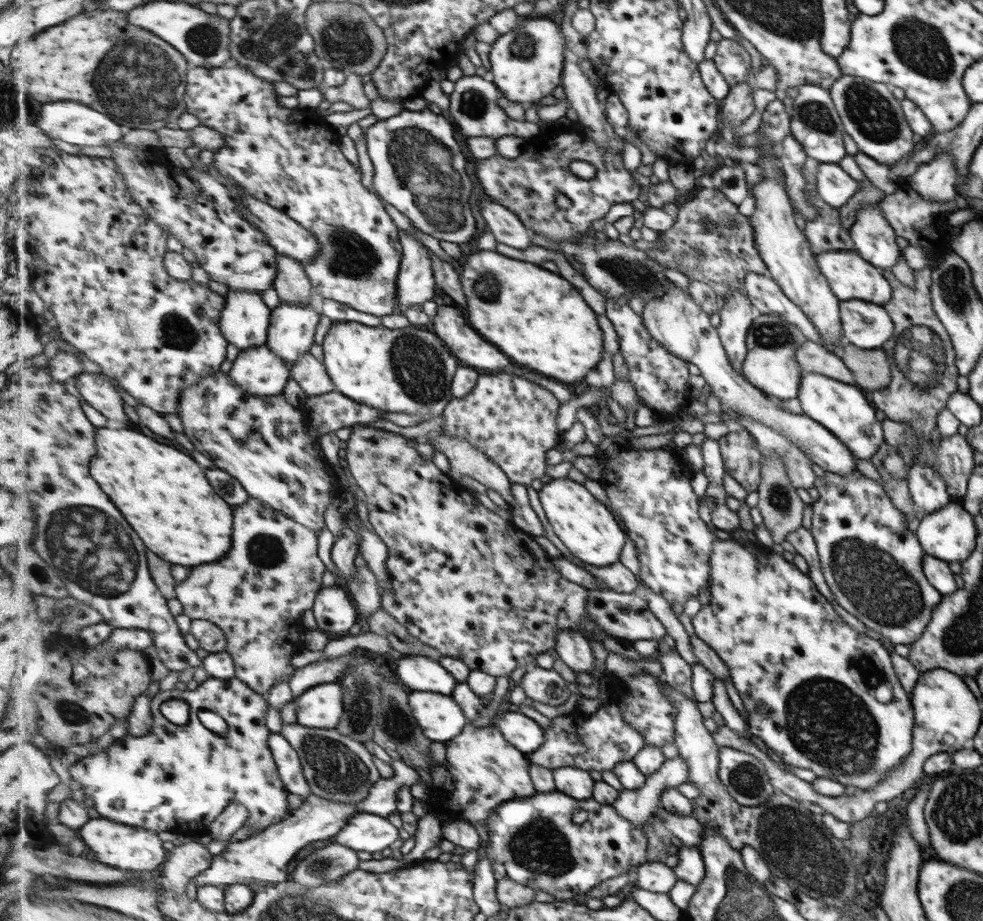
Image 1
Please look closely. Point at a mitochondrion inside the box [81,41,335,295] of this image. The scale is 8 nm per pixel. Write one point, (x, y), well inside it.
(305, 68)

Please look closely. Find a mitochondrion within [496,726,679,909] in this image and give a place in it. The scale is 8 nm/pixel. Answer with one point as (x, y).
(538, 846)

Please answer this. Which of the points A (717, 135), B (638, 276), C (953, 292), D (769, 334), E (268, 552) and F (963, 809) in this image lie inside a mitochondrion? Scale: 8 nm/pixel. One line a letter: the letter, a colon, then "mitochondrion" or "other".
A: other
B: mitochondrion
C: mitochondrion
D: mitochondrion
E: mitochondrion
F: mitochondrion

